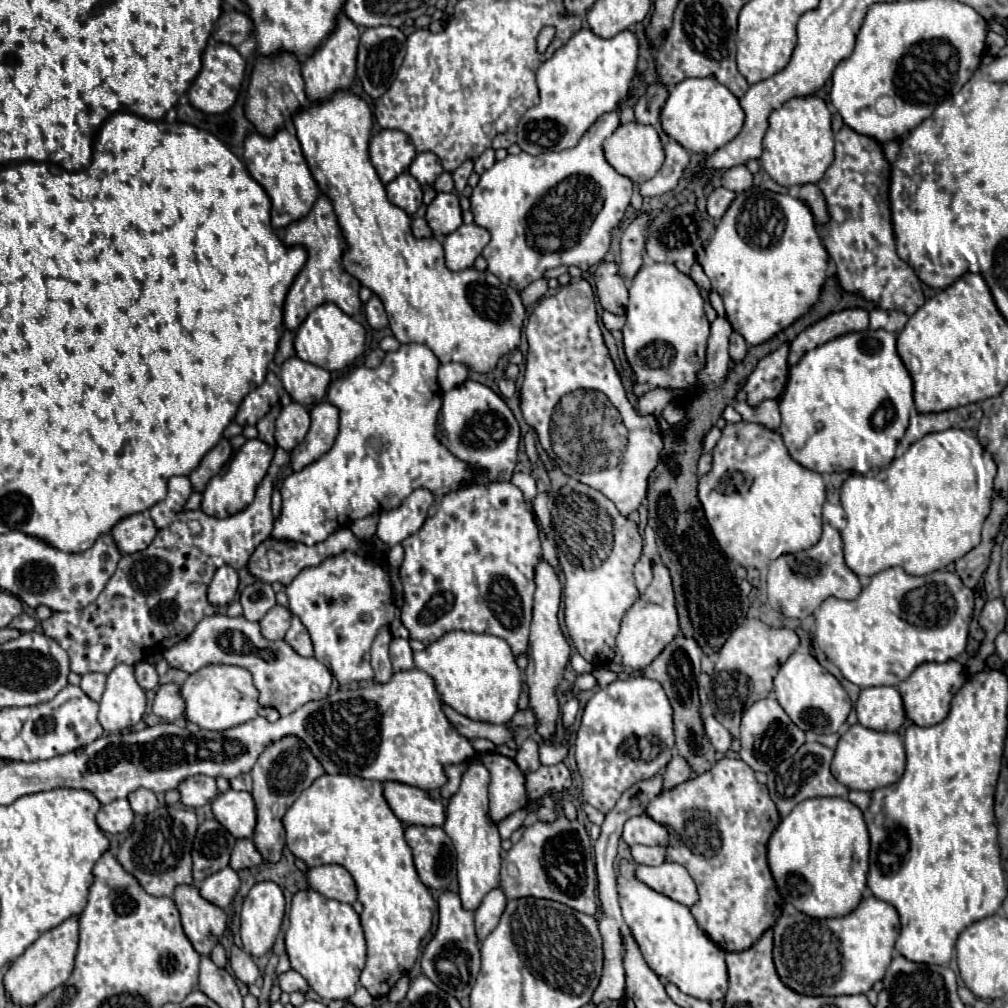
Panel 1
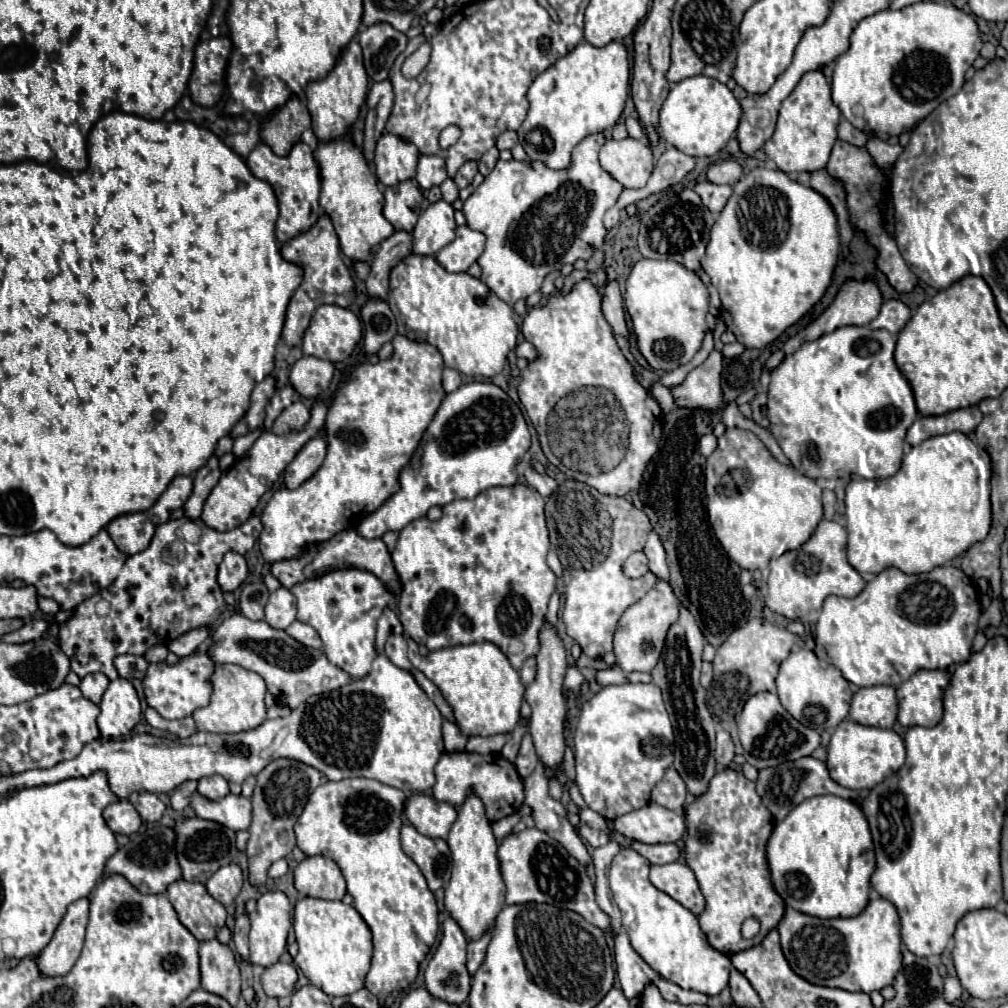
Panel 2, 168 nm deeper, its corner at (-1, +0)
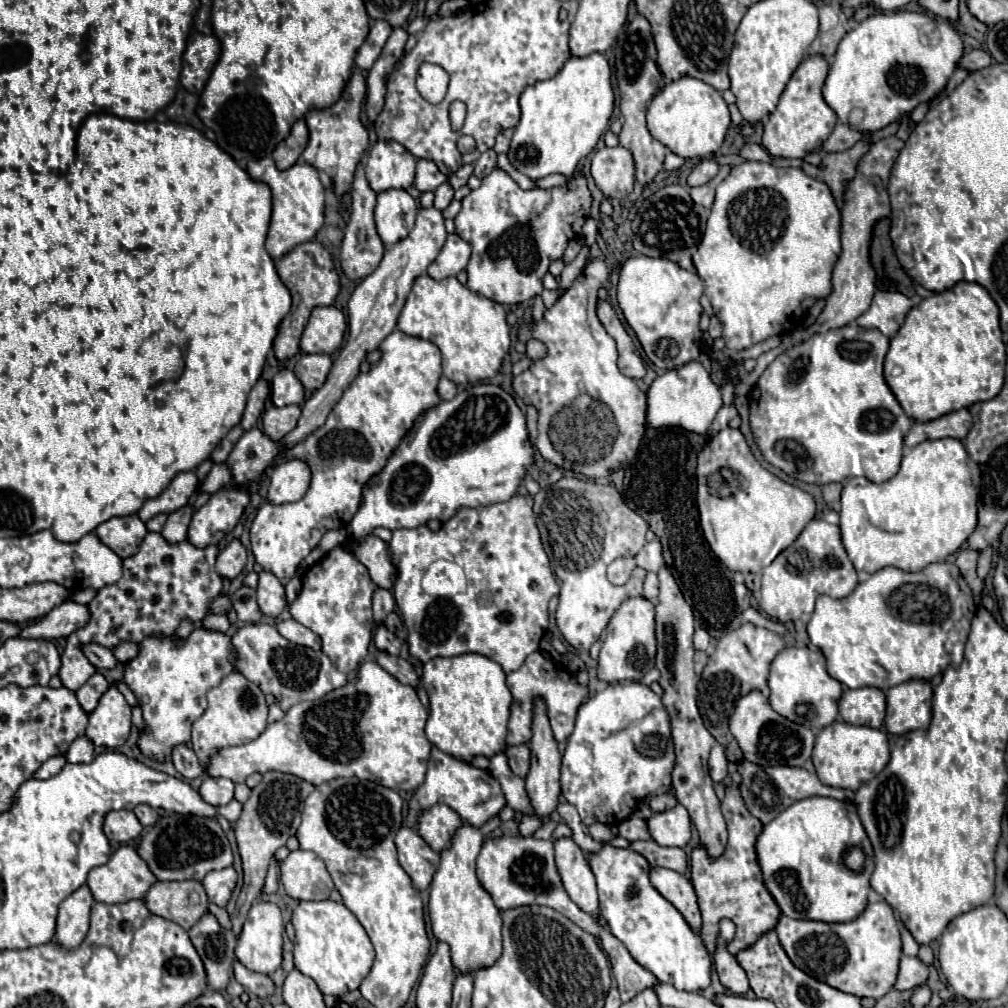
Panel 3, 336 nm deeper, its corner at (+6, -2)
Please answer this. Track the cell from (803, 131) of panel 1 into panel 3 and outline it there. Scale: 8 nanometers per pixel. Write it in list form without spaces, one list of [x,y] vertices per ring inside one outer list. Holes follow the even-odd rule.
[[[812,54],[800,62],[794,70],[786,90],[780,96],[776,110],[770,114],[768,122],[764,124],[762,146],[778,158],[804,158],[810,152],[820,150],[822,142],[834,130],[838,116],[836,112],[824,102],[822,86],[828,74],[828,60],[822,54]]]

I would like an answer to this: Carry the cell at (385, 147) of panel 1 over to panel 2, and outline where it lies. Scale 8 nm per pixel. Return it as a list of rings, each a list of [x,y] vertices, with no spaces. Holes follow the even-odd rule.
[[[385,132],[375,148],[375,174],[383,186],[395,186],[395,182],[403,182],[415,176],[419,160],[419,150],[415,144]]]

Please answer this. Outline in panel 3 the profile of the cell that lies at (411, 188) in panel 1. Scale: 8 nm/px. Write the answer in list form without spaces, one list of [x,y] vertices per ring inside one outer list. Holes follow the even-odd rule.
[[[386,190],[378,194],[376,230],[384,246],[400,242],[414,228],[416,200],[406,190]]]

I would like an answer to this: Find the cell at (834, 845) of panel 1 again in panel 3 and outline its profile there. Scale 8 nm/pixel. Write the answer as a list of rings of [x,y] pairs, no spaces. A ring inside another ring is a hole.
[[[822,796],[794,802],[762,828],[756,840],[756,854],[764,884],[788,918],[848,922],[860,916],[868,904],[874,850],[852,802]],[[854,846],[864,854],[860,870],[844,864],[848,850]]]

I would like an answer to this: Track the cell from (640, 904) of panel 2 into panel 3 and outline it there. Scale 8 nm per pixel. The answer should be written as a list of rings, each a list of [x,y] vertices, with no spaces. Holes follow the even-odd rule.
[[[604,844],[600,852],[586,854],[586,860],[596,876],[600,914],[610,926],[610,932],[628,948],[632,958],[648,968],[660,982],[672,984],[676,990],[700,992],[710,986],[710,954],[702,938],[686,924],[682,914],[650,884],[650,864],[644,856],[632,850]]]

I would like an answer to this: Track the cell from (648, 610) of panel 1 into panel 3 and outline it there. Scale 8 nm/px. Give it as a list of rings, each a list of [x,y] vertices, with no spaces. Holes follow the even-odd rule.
[[[638,596],[628,598],[614,612],[606,628],[606,640],[598,656],[598,678],[604,682],[642,680],[654,668],[656,636],[654,636],[654,602]]]

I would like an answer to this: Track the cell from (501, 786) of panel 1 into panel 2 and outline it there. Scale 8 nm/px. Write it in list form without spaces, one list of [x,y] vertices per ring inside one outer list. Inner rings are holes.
[[[445,752],[435,766],[437,782],[433,786],[435,800],[461,806],[469,788],[473,788],[487,808],[487,818],[497,822],[509,814],[519,812],[521,804],[525,802],[523,780],[519,778],[515,766],[503,758],[501,754],[471,754],[471,752]]]

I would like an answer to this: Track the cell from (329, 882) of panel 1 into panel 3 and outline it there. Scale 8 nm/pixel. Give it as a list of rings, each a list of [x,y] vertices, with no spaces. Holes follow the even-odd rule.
[[[294,850],[280,862],[280,880],[286,894],[296,900],[328,900],[334,890],[324,862],[306,850]]]

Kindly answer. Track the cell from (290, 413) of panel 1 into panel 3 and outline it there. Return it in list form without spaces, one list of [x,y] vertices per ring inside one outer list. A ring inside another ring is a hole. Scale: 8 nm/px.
[[[270,406],[262,416],[262,430],[272,440],[282,440],[292,432],[300,420],[300,406]]]

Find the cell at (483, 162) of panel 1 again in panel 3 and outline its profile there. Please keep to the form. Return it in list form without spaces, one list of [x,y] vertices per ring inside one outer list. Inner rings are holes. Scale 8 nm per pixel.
[[[486,150],[474,164],[474,176],[476,178],[484,178],[488,176],[492,170],[496,168],[496,152],[494,150]]]

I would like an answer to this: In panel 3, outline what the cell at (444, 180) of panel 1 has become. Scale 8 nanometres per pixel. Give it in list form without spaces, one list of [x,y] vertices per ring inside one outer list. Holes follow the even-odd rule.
[[[444,182],[444,184],[436,190],[434,206],[436,206],[438,210],[444,210],[444,208],[448,208],[448,204],[452,202],[452,198],[454,198],[454,188],[452,188],[448,182]]]

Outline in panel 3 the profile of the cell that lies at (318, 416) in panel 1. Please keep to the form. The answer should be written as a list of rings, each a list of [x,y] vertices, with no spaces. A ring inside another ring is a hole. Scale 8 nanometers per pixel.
[[[288,460],[270,472],[268,502],[288,504],[304,496],[310,484],[310,468],[300,460]]]

